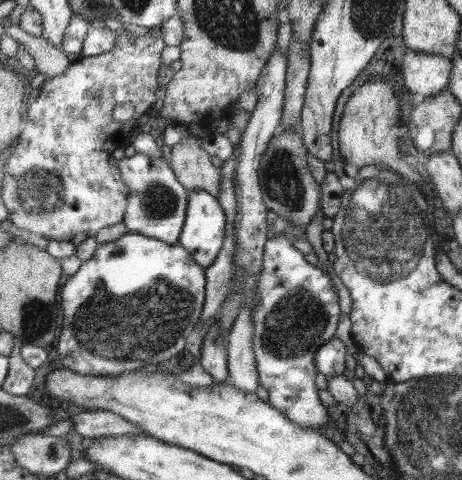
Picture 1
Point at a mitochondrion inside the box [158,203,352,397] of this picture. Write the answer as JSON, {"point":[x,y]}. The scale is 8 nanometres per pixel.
{"point":[294,324]}

